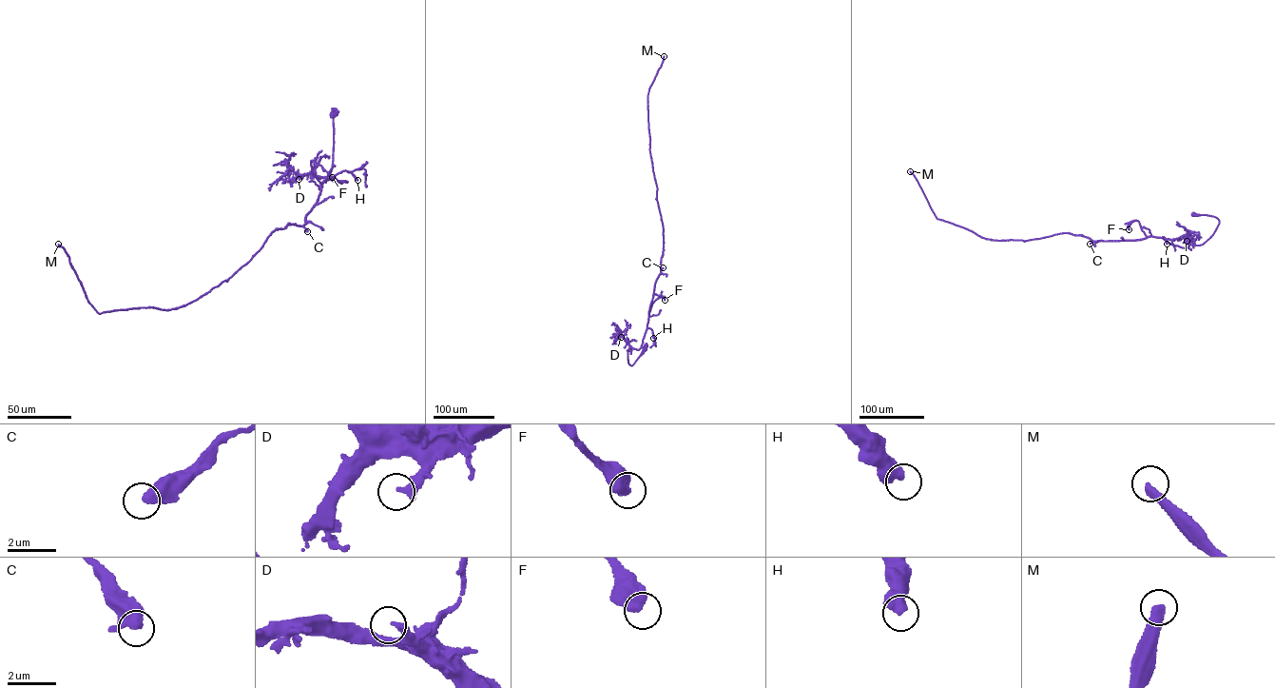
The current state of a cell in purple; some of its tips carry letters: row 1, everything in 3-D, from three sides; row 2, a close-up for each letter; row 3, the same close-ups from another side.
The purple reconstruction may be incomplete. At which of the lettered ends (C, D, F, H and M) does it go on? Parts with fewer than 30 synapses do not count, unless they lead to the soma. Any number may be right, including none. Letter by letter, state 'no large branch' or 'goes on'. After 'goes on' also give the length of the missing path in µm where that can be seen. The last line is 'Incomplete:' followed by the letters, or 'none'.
C: no large branch
D: goes on; missing 30 µm
F: no large branch
H: no large branch
M: goes on; missing 45 µm
Incomplete: D, M

